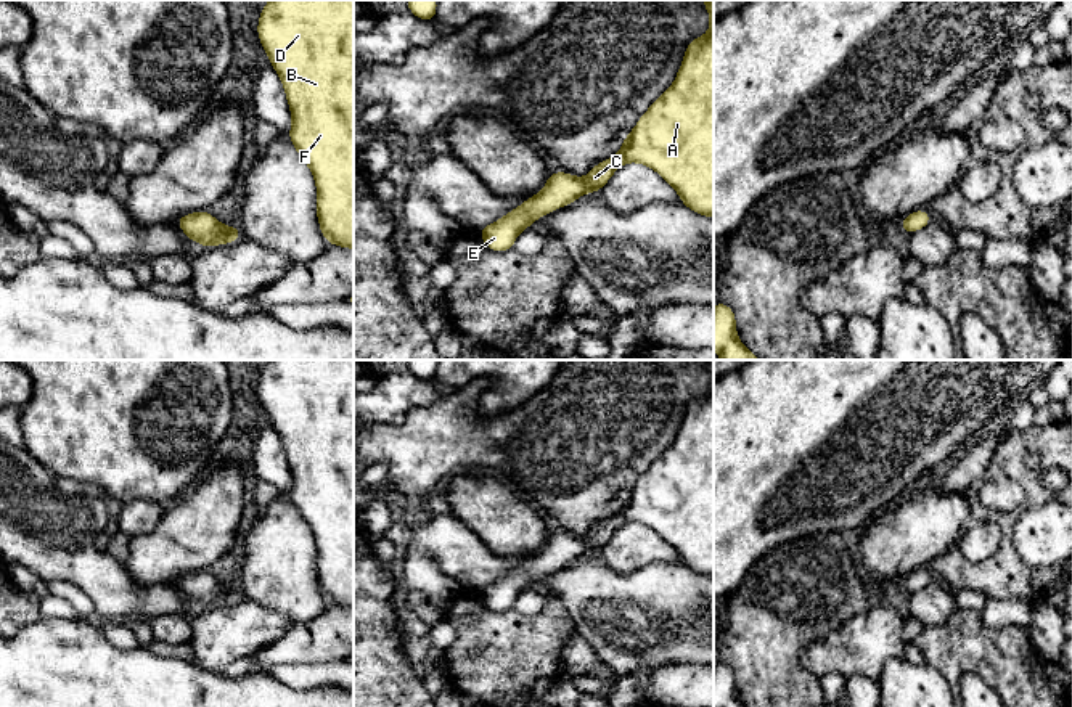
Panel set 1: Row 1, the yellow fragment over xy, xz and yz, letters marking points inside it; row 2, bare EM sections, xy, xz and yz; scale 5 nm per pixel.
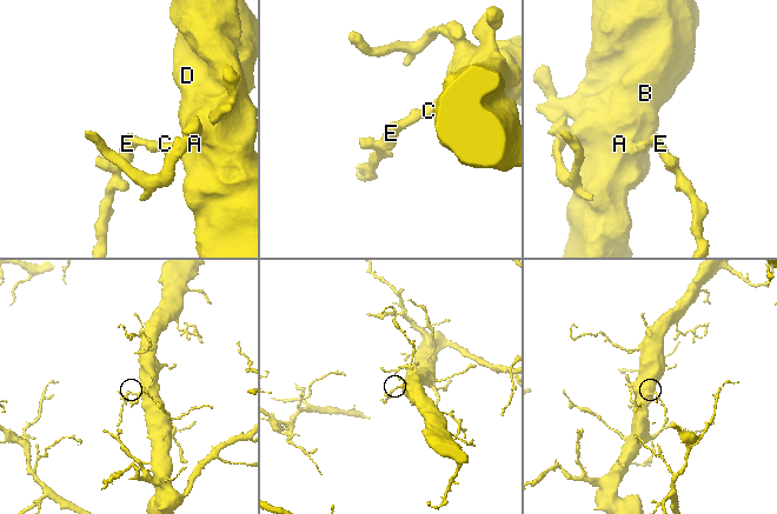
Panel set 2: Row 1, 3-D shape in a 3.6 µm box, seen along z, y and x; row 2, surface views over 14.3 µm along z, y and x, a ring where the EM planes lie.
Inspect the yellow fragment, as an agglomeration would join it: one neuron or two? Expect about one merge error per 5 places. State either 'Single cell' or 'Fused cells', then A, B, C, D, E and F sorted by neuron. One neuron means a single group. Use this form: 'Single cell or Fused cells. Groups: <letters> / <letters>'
Single cell. Groups: A B C D E F

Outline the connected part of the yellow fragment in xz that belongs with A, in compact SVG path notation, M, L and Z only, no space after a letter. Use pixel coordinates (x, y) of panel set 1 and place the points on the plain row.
M702 360L702 365L710 374L709 392L686 405L675 442L638 479L635 488L620 505L620 511L591 527L585 538L569 532L551 532L540 553L526 559L500 580L477 590L490 611L513 609L516 596L532 586L534 580L569 566L585 553L598 553L627 522L651 527L680 554L681 564L699 575L714 578L714 360Z

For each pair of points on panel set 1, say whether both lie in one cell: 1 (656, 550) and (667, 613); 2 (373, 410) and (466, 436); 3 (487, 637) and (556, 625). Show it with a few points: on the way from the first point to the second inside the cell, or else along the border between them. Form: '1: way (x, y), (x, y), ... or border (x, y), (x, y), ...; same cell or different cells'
1: border (680, 561), (650, 563), (634, 571), (621, 572); different cells
2: border (437, 400), (415, 405), (399, 423), (372, 425); different cells
3: way (505, 637), (539, 637); same cell

